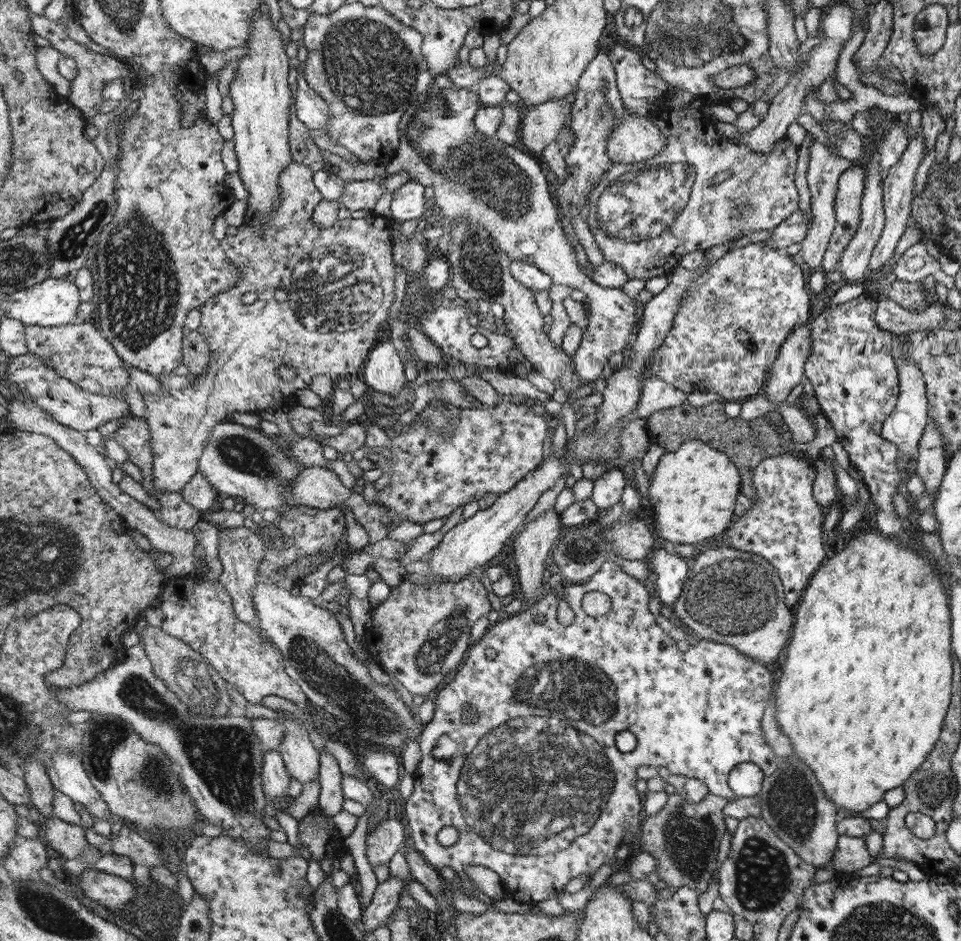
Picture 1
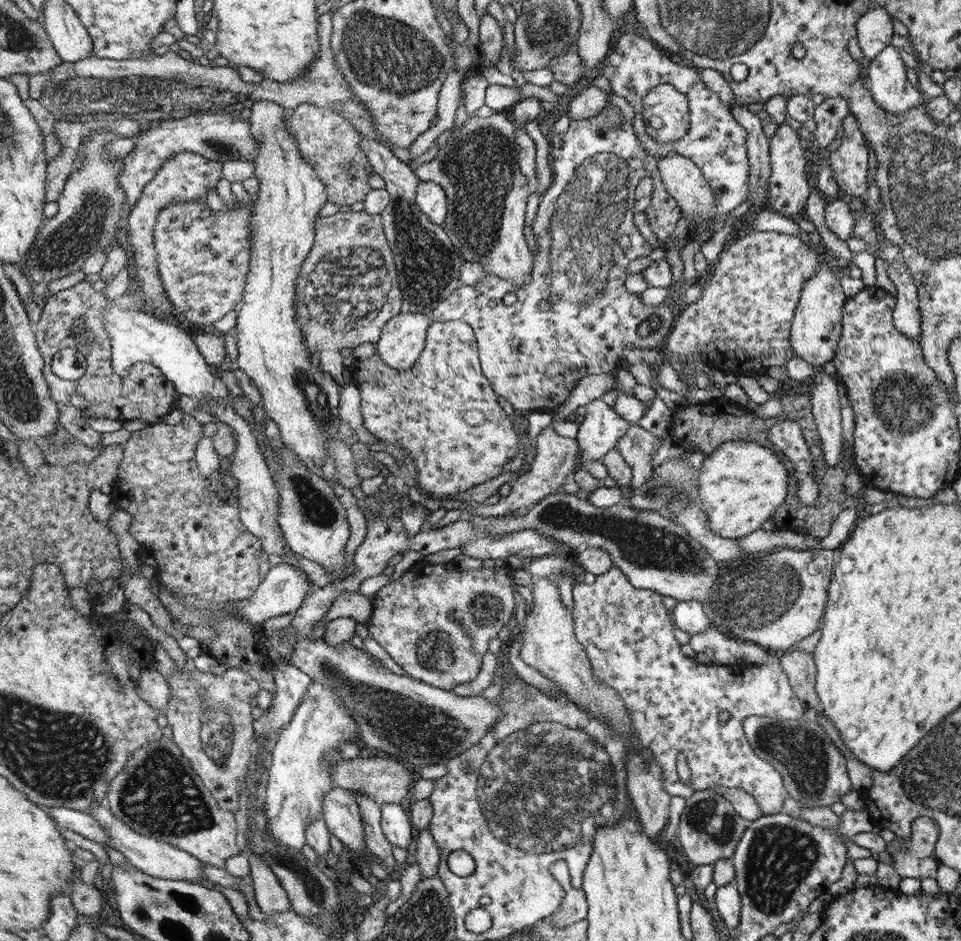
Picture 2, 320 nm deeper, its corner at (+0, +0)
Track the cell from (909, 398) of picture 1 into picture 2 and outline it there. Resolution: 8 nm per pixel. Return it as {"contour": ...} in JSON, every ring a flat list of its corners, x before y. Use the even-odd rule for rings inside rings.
{"contour":[[893,260,889,264,887,273,897,290,895,296,897,303,893,312,894,324,903,335,919,342,921,337,921,314,917,286,907,268,898,260]]}

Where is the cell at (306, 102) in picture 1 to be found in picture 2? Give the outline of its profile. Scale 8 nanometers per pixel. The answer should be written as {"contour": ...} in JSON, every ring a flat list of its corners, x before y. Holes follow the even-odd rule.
{"contour":[[366,136,361,141,361,149,366,153,370,168,386,182,386,190,391,199,379,214,384,218,385,235,394,253,398,284,403,298,402,313,429,315,452,292,462,286,461,266,465,263,455,249,449,233,434,224,417,205,417,188,421,180,408,163,404,163,382,142]]}

